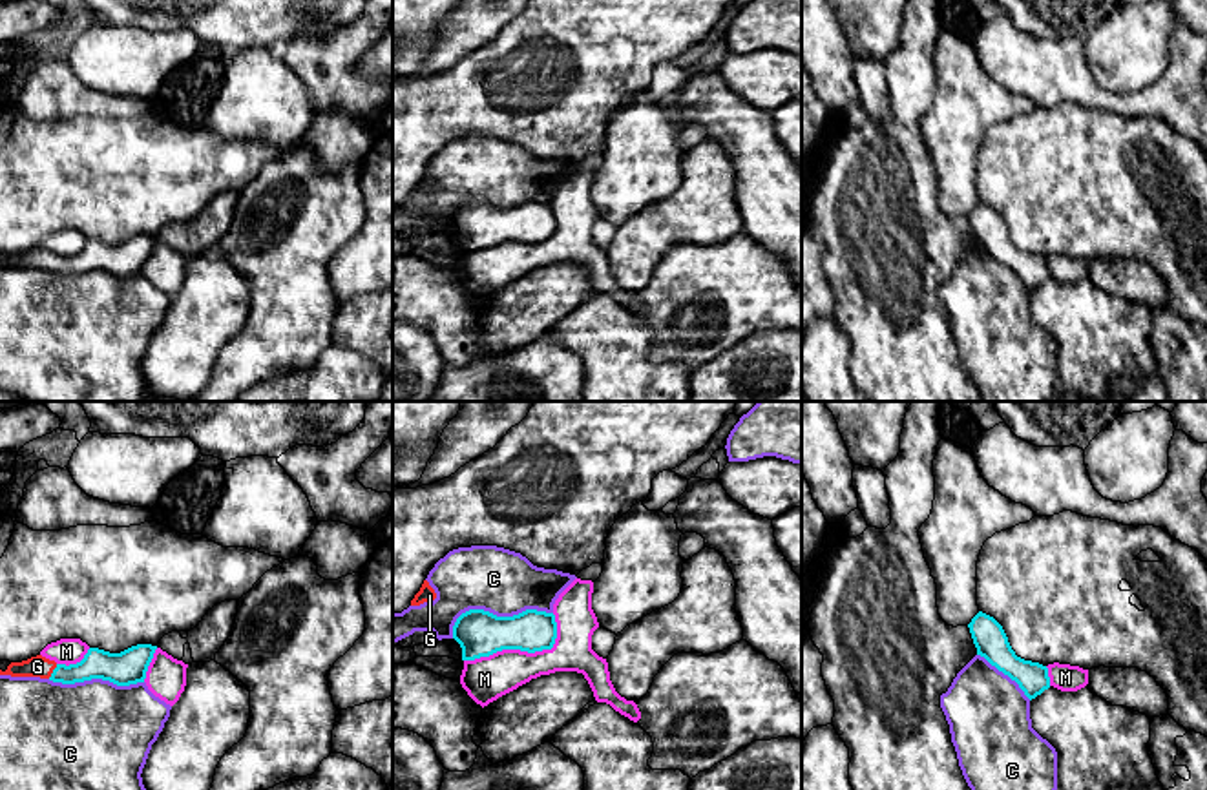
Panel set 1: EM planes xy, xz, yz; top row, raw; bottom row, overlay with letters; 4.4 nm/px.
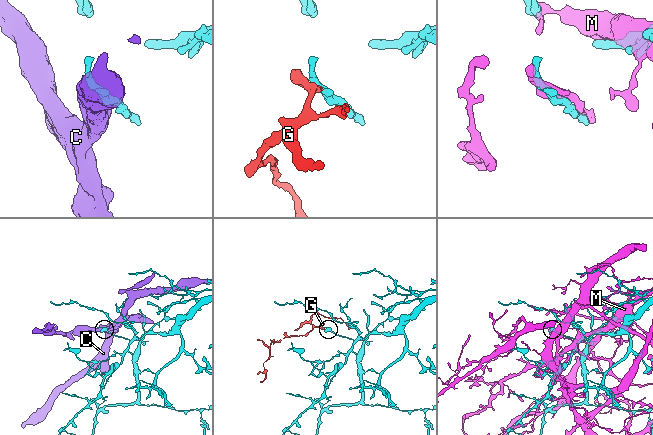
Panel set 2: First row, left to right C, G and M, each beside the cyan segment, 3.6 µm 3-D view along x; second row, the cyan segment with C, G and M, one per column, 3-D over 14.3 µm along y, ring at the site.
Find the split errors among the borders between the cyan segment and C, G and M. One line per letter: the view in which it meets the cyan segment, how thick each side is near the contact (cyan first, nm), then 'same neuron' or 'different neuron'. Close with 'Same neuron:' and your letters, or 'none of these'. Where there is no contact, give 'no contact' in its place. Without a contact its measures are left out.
C: meets cyan in xz; 200 nm thick on the cyan side, 280 nm on the other; different neuron
G: meets cyan in xy; 130 nm thick on the cyan side, 100 nm on the other; same neuron
M: meets cyan in xz; 200 nm thick on the cyan side, 200 nm on the other; different neuron
Same neuron: G

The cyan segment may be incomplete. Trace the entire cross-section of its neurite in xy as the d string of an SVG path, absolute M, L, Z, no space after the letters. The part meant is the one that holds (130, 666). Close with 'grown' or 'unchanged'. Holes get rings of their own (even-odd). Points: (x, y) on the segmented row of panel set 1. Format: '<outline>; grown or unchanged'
M137 644L121 653L89 648L80 662L69 666L37 655L11 662L5 671L0 670L0 675L40 677L62 684L102 679L117 686L130 686L144 682L155 650L157 646L152 644Z; grown

